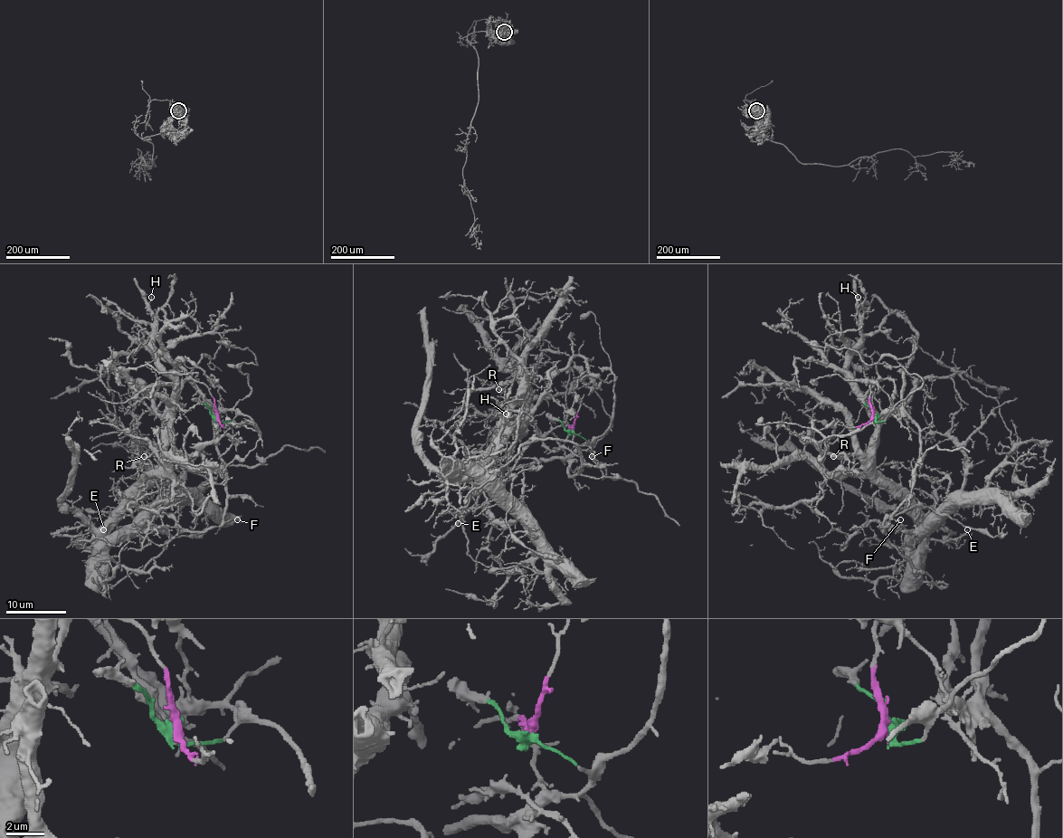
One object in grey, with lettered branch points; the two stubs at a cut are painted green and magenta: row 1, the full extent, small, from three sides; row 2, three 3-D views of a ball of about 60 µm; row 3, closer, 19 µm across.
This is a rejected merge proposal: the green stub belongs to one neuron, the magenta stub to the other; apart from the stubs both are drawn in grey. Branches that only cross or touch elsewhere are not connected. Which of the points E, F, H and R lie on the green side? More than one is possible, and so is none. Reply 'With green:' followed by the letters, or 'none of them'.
With green: F

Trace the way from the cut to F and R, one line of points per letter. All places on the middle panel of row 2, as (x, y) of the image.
F: (571, 429), (590, 446), (572, 456), (569, 474), (581, 467), (578, 447), (587, 446), (593, 452), (592, 456)
R: (572, 429), (557, 426), (542, 433), (531, 422), (521, 431), (509, 419), (521, 381), (514, 378), (498, 389)

